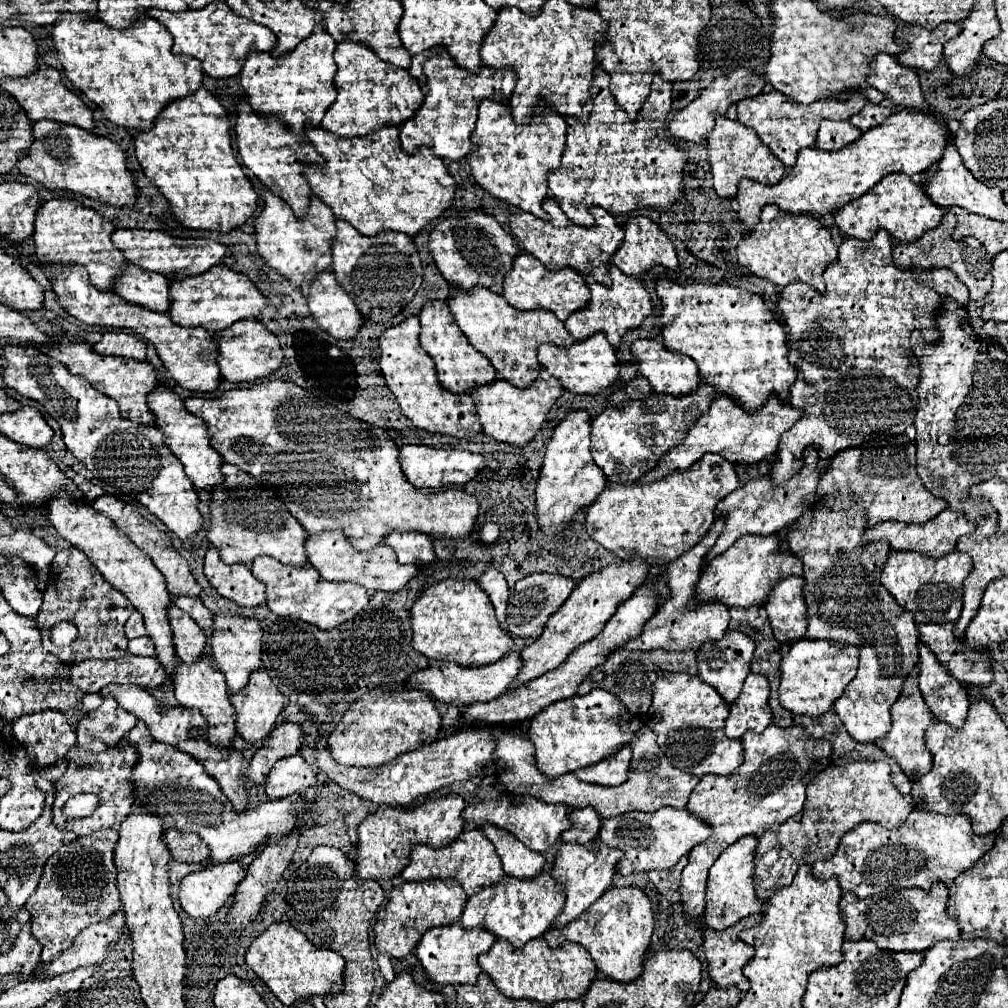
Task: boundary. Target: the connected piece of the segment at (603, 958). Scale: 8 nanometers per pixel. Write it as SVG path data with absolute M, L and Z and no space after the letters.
M611 887L581 917L573 919L565 927L551 927L543 933L549 947L559 947L561 941L573 941L583 945L605 977L625 983L637 979L637 975L641 973L651 935L653 909L649 897L639 887Z

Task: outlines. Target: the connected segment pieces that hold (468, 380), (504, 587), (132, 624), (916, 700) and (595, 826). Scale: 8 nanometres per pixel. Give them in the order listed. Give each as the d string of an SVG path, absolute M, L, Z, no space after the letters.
M433 301L433 303L425 305L419 313L419 319L421 319L419 343L429 353L429 357L435 361L439 383L445 389L455 391L455 393L465 393L465 391L471 391L475 385L485 385L485 383L497 379L493 365L487 361L487 357L483 353L479 353L475 347L471 347L469 339L461 333L461 329L453 321L445 301Z
M489 567L477 581L483 591L489 595L493 607L495 607L495 613L497 613L497 621L503 623L505 617L507 617L507 599L509 599L509 585L503 577L503 573L499 573L497 569Z
M136 609L133 610L127 620L127 623L125 623L125 634L128 639L134 639L135 637L142 637L146 635L143 617Z
M913 669L909 673L909 677L907 677L907 681L903 685L903 691L901 691L897 703L891 707L891 719L893 719L891 731L877 741L877 747L881 747L895 763L899 763L899 767L905 771L905 775L909 775L909 779L913 779L913 781L917 781L919 777L923 777L925 773L931 771L931 753L925 747L923 733L929 727L929 723L933 721L933 713L927 707L927 703L923 701L919 685L911 683L911 677L915 677L917 673L919 673L917 669Z
M573 809L569 813L569 819L571 819L571 829L567 829L561 839L563 841L569 841L569 843L589 843L593 841L597 835L599 835L599 829L601 829L601 817L597 815L595 809Z

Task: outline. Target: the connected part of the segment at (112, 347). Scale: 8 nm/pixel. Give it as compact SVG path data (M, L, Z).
M105 333L99 343L93 345L93 349L99 355L119 355L119 357L131 357L137 361L145 361L147 345L143 339L131 335L131 333Z

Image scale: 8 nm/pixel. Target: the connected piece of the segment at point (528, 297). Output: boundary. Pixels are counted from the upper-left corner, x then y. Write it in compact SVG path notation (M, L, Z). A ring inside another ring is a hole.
M519 253L513 259L513 265L509 269L509 273L503 279L503 297L507 299L509 305L529 311L529 309L549 309L557 315L557 319L565 321L573 311L585 307L585 303L589 301L591 293L585 285L585 279L581 273L577 273L571 267L563 267L559 271L551 271L545 265L541 265L541 261L537 261L533 255L529 253Z

